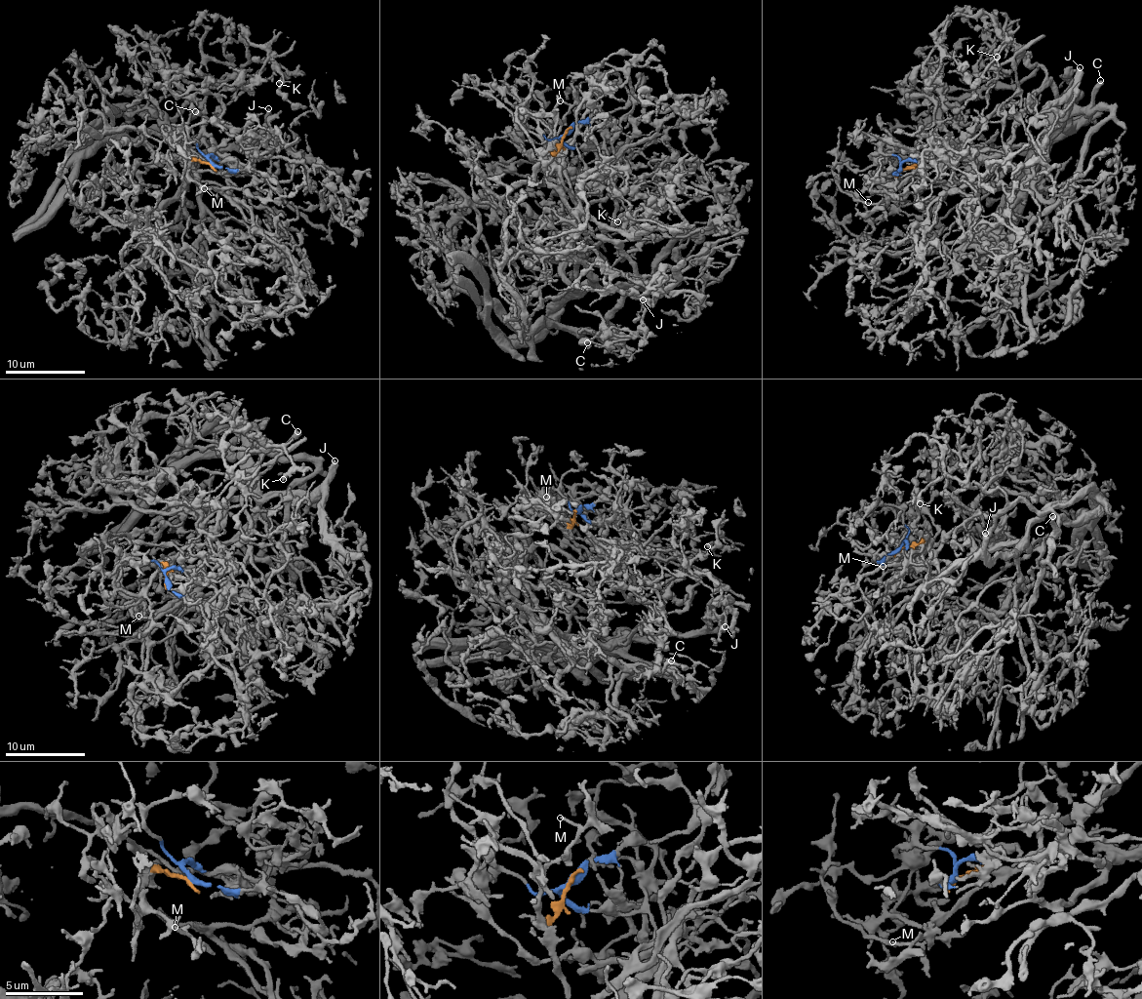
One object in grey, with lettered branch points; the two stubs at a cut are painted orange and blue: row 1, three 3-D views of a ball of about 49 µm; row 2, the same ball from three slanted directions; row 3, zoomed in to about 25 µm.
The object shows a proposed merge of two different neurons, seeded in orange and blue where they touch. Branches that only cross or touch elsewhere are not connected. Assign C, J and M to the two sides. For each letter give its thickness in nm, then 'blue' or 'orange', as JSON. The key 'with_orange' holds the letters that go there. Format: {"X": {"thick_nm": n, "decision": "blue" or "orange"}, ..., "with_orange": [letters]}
{"C": {"thick_nm": 500, "decision": "blue"}, "J": {"thick_nm": 460, "decision": "orange"}, "M": {"thick_nm": 160, "decision": "orange"}, "with_orange": ["J", "M"]}

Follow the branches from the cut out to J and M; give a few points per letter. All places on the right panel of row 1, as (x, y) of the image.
J: (899, 171), (931, 168), (953, 152), (976, 151), (999, 156), (1006, 149), (1043, 143), (1068, 111), (1080, 67)
M: (899, 171), (914, 167), (914, 171), (877, 203), (867, 202)

